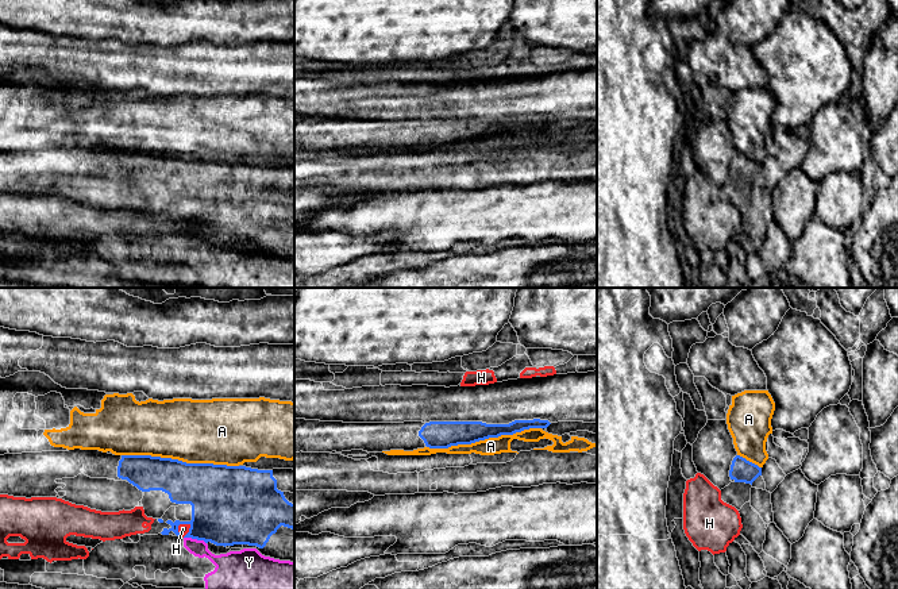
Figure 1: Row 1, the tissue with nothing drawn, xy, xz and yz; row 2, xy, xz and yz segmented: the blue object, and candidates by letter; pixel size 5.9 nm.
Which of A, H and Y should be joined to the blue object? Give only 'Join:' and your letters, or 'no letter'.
Join: no letter

